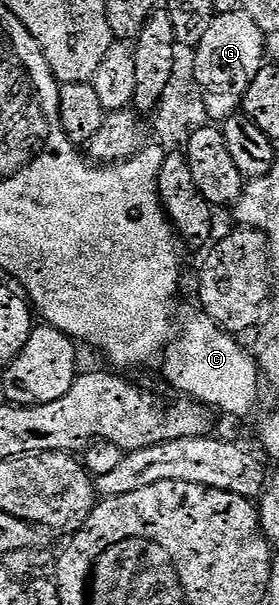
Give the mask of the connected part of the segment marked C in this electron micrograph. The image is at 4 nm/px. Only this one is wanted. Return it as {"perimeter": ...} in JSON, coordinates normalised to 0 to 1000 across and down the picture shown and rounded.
{"perimeter":[[[717,509],[645,514],[642,544],[627,557],[609,564],[588,587],[591,625],[634,645],[652,645],[652,653],[703,661],[767,679],[796,678],[806,684],[839,684],[849,691],[878,691],[921,671],[921,650],[943,640],[943,620],[925,610],[921,593],[885,577],[849,567],[853,554],[806,545],[771,529],[756,529],[746,519]]]}

